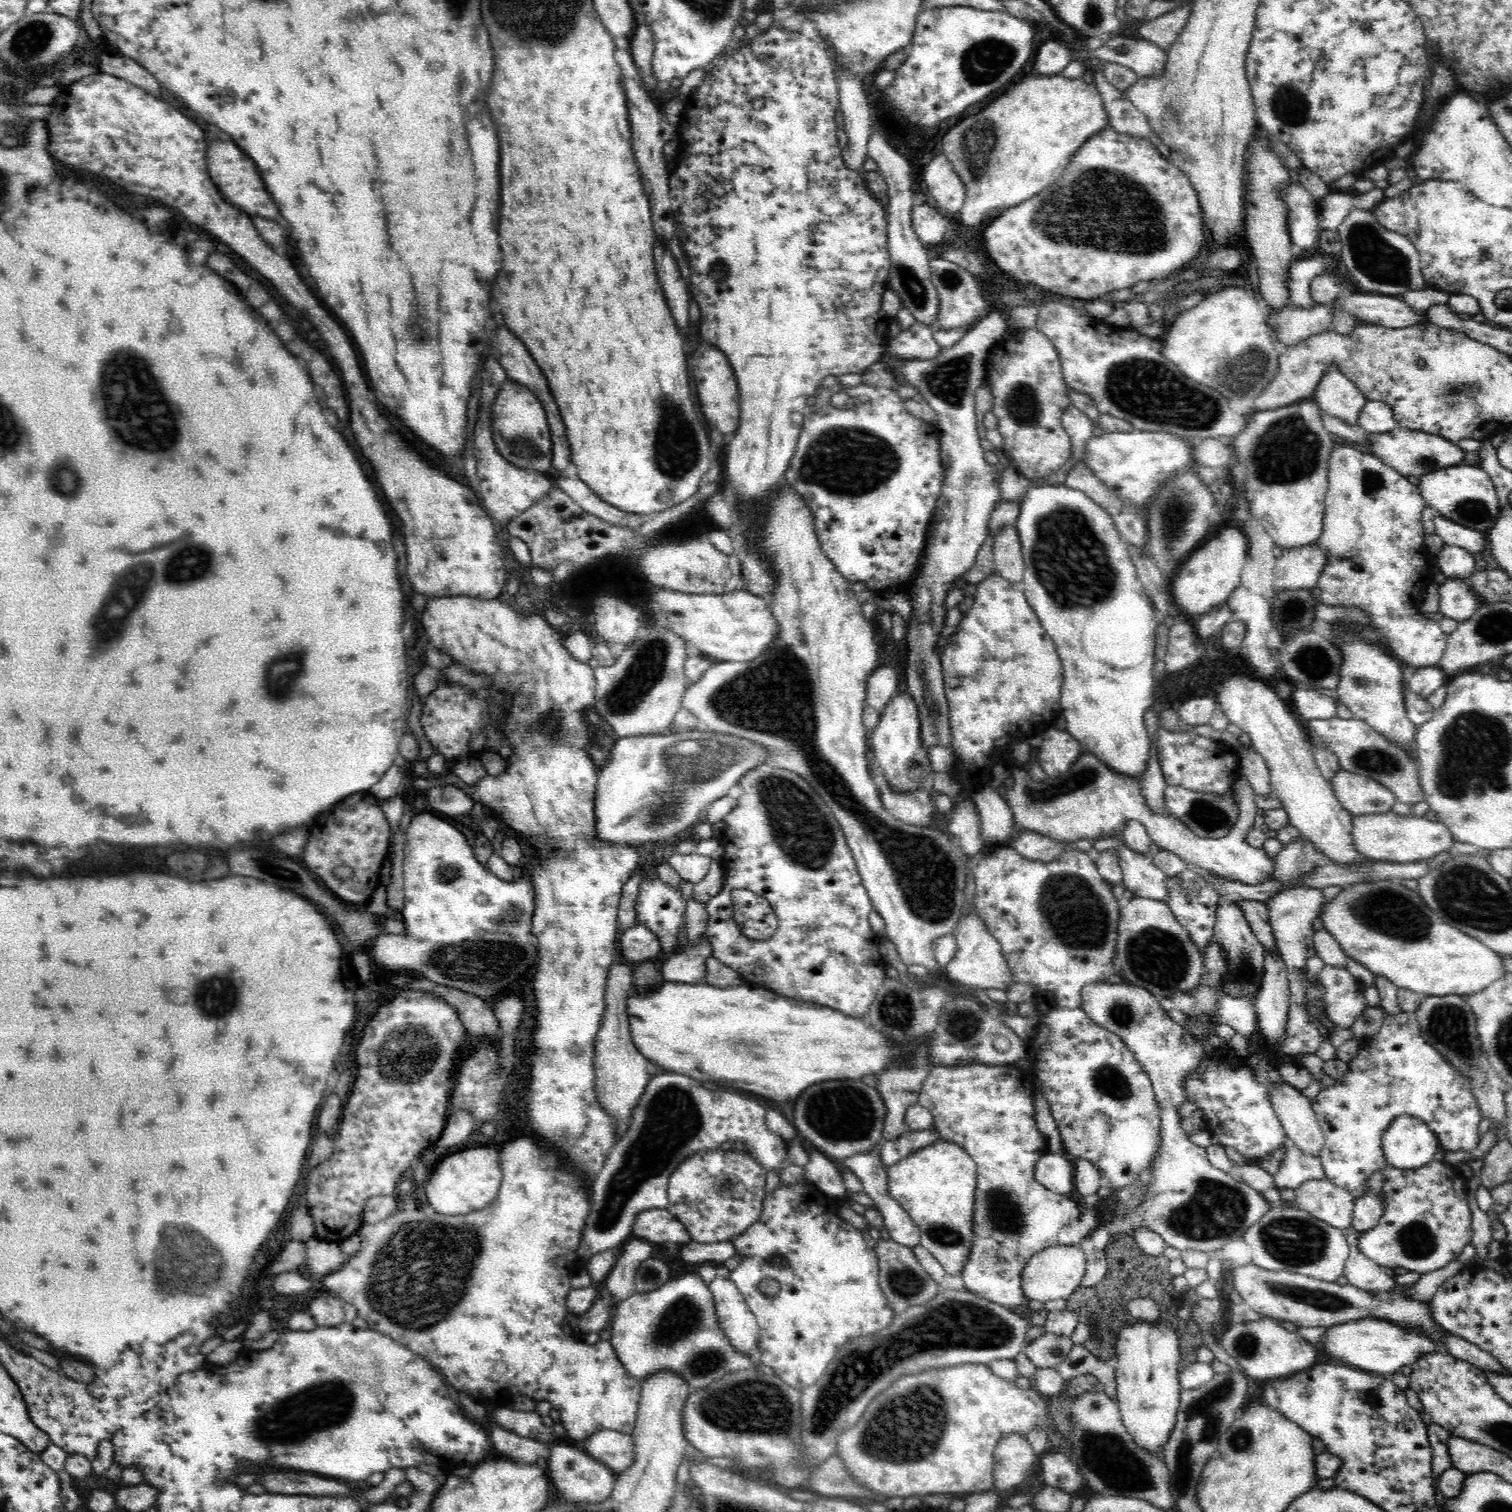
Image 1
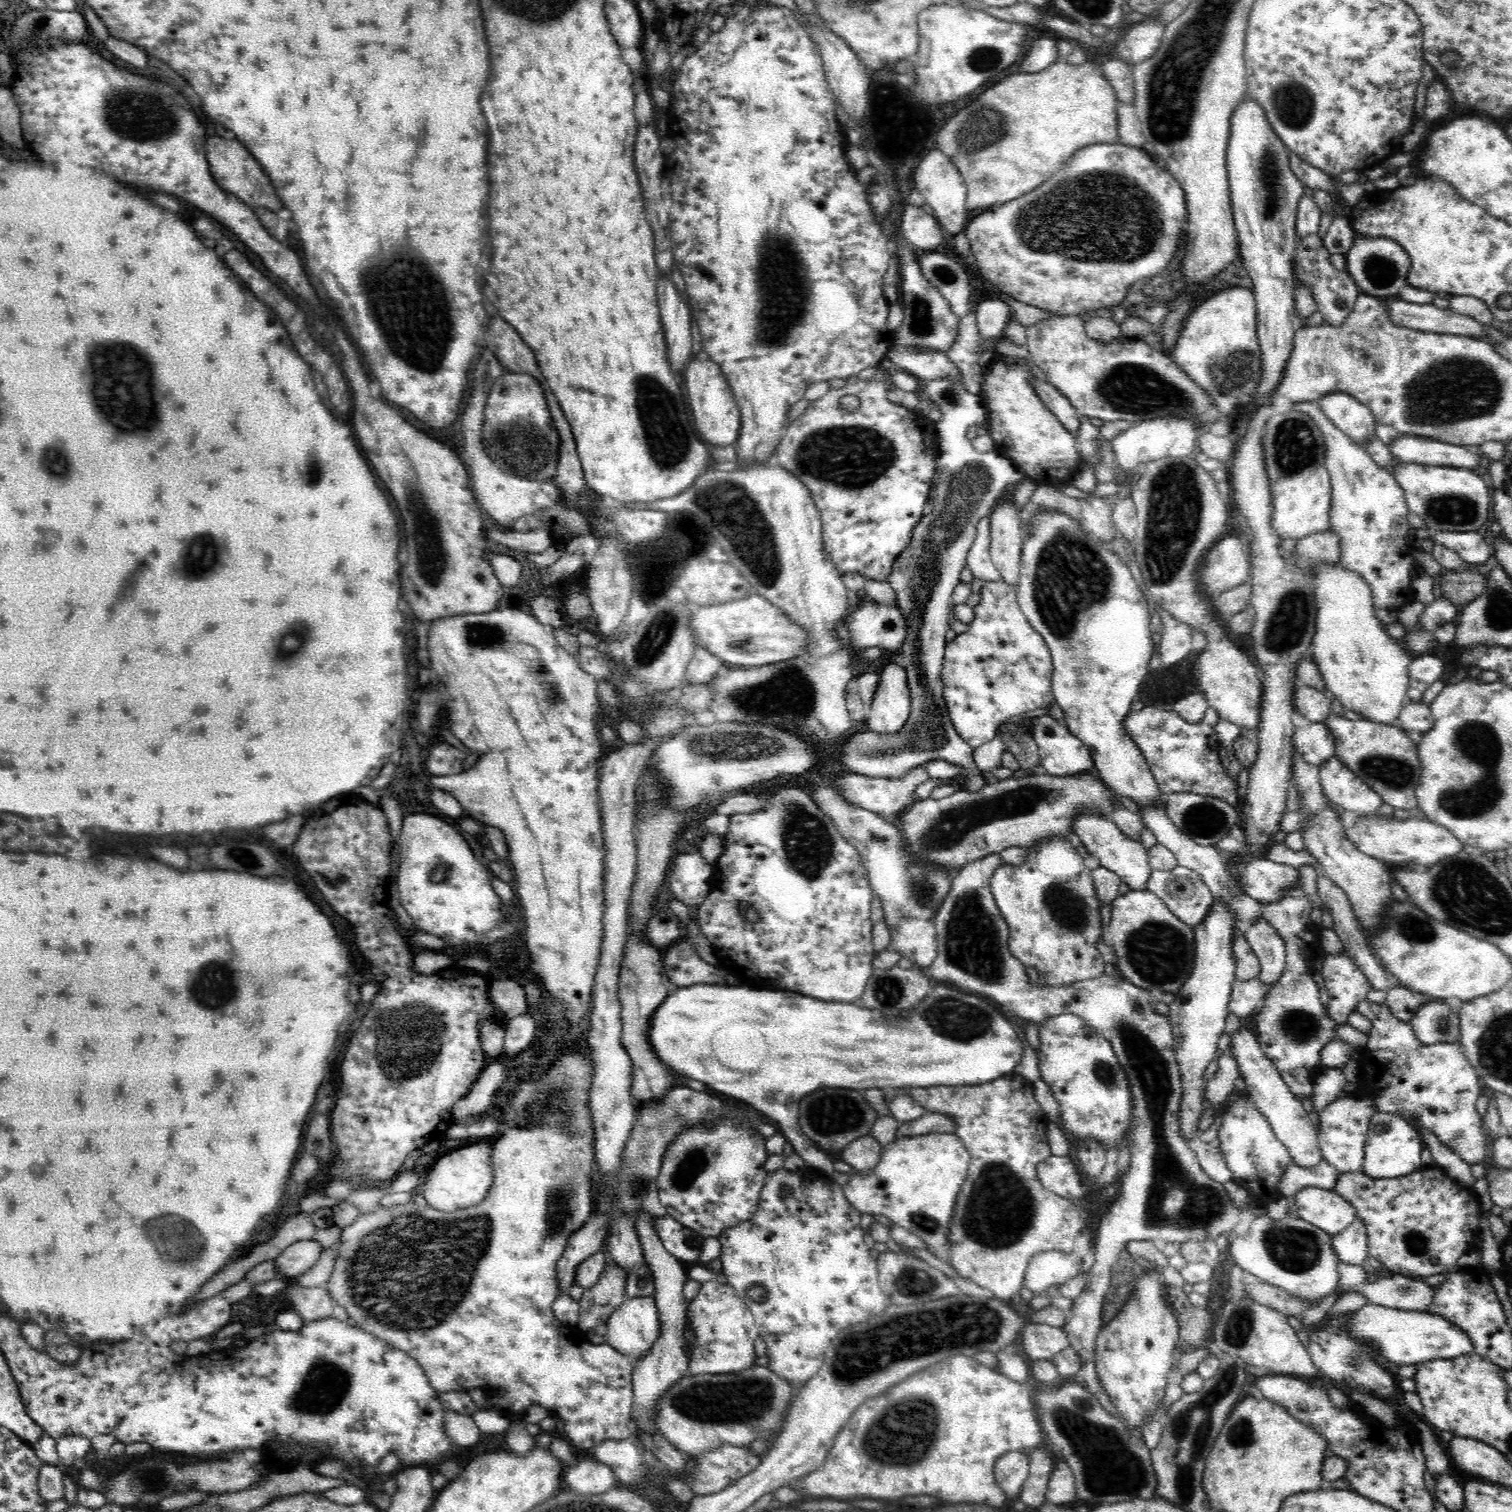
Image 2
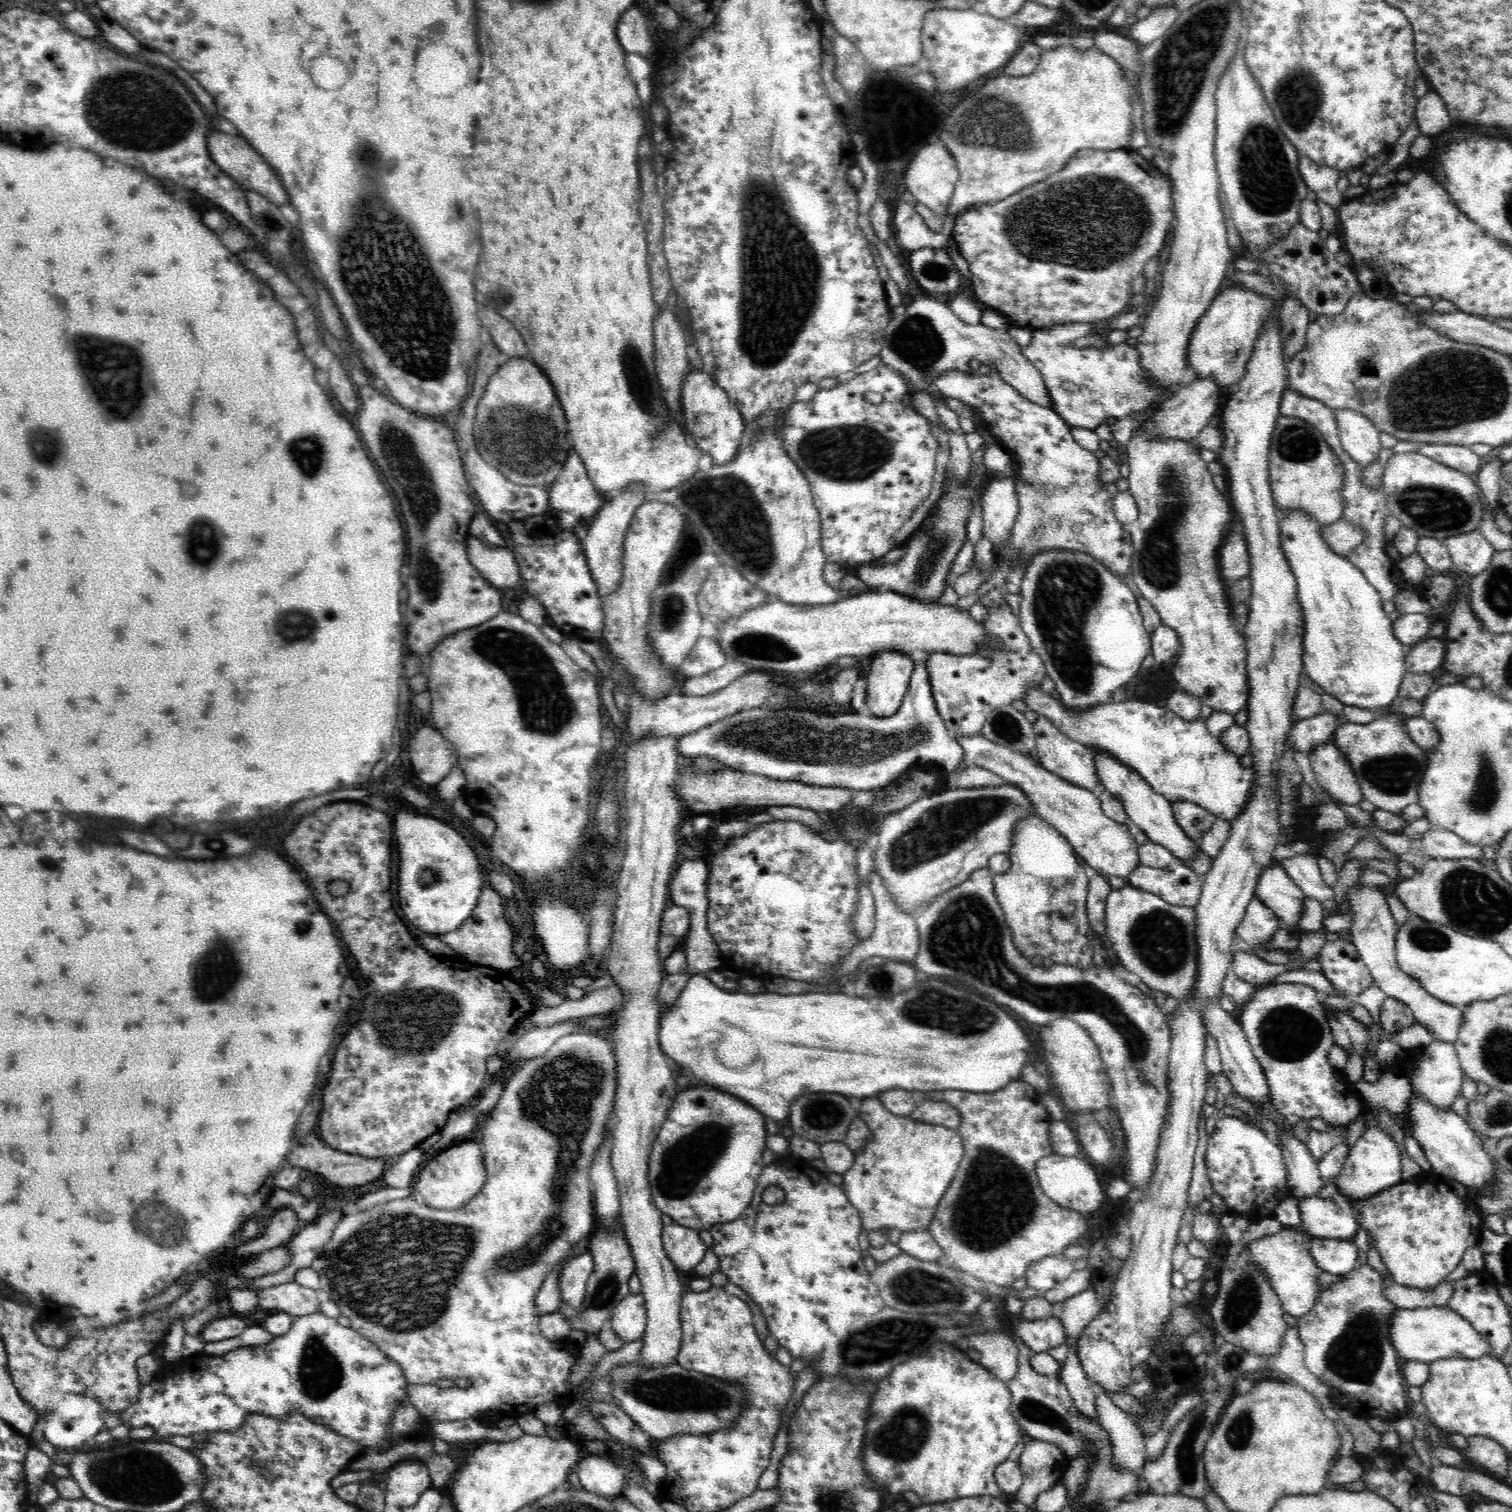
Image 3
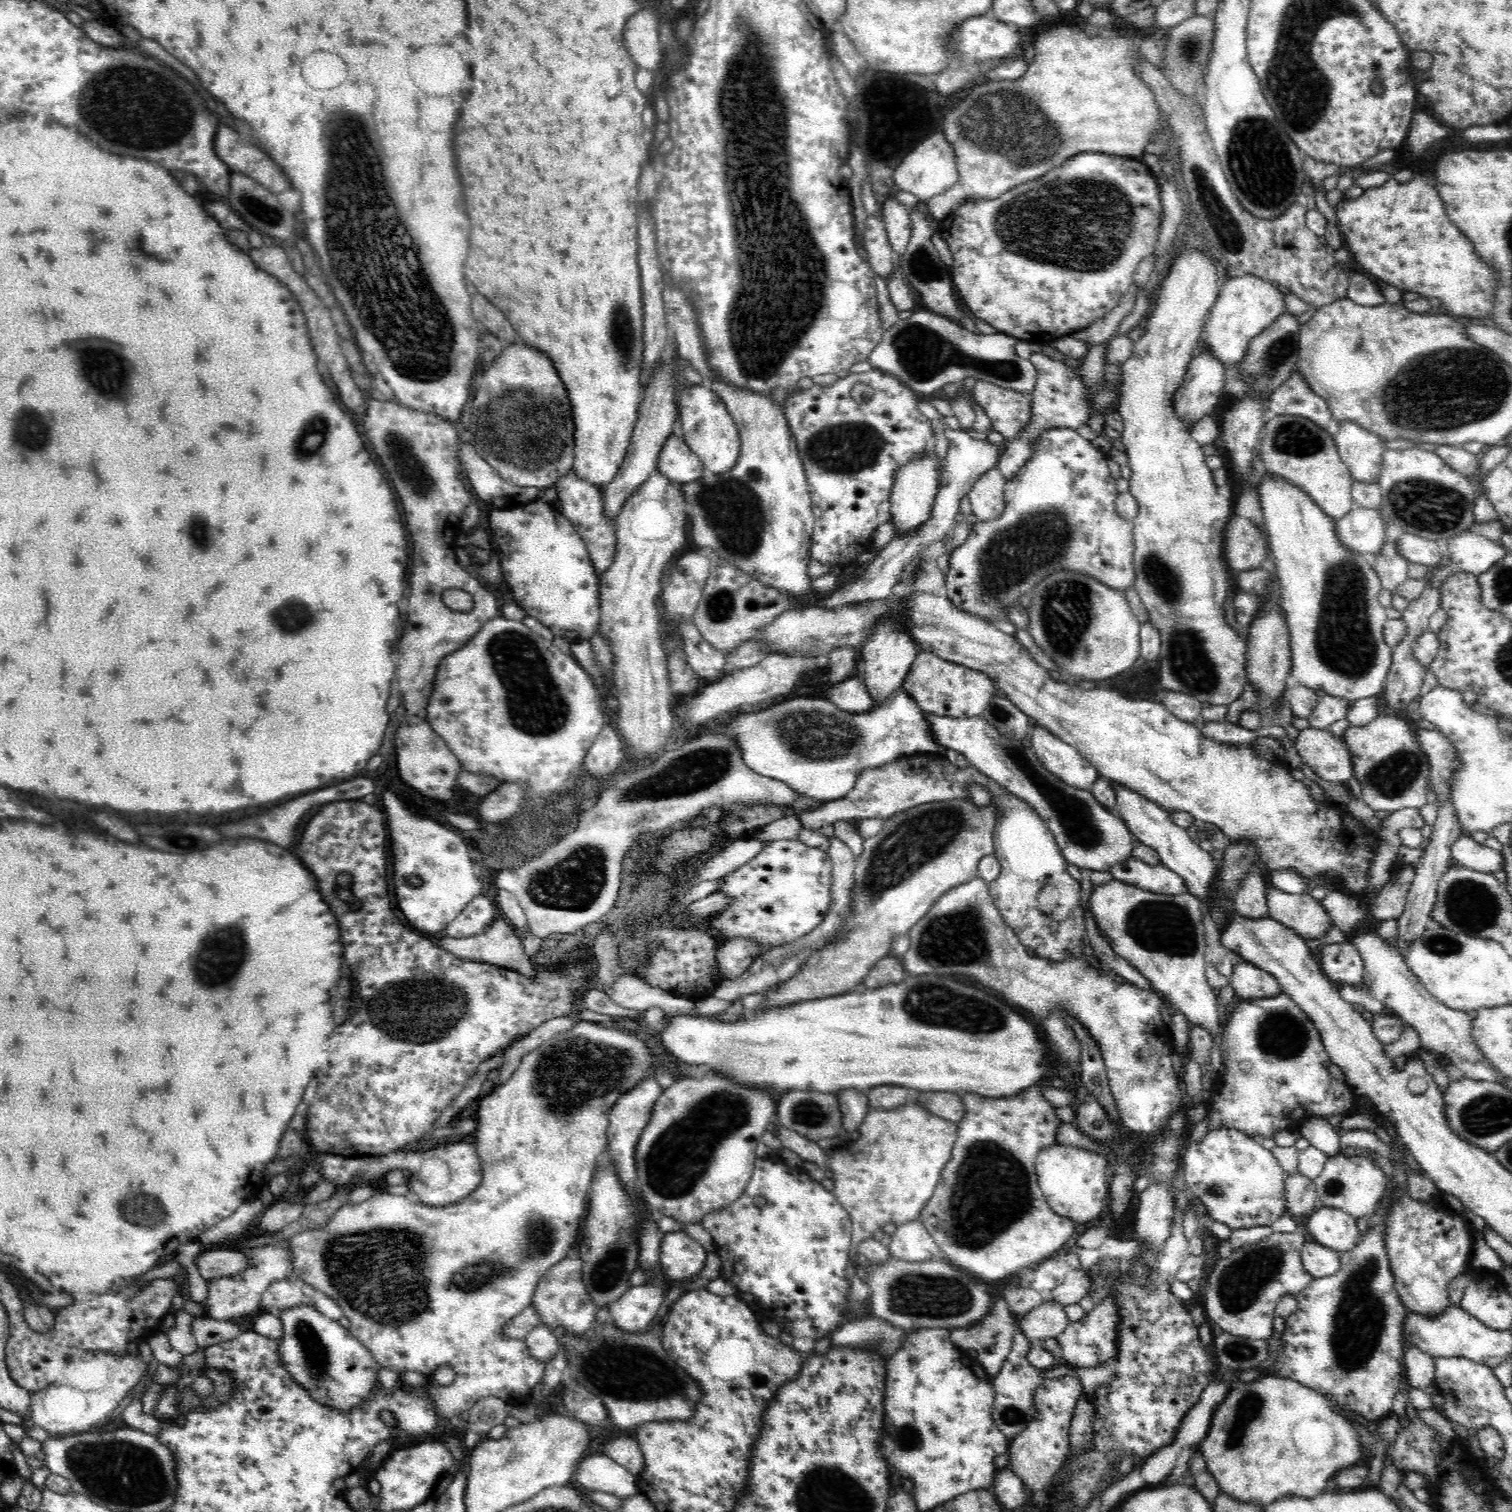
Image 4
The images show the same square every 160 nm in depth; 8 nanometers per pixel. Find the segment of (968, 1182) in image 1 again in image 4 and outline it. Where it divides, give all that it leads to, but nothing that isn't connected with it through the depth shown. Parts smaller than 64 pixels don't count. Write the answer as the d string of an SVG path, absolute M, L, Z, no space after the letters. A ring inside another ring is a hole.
M909 1099L904 1107L895 1110L883 1110L869 1108L864 1123L860 1126L860 1138L849 1140L841 1147L836 1148L832 1154L827 1154L817 1142L808 1140L788 1128L778 1128L778 1138L782 1142L782 1148L794 1151L807 1165L820 1166L823 1170L832 1170L834 1176L833 1193L838 1202L850 1213L852 1219L852 1243L848 1255L848 1265L859 1262L858 1246L872 1237L874 1232L882 1230L884 1224L893 1222L896 1226L920 1219L922 1208L928 1204L928 1200L934 1194L934 1188L938 1186L946 1164L952 1159L952 1146L957 1138L958 1126L950 1120L944 1120L918 1102Z

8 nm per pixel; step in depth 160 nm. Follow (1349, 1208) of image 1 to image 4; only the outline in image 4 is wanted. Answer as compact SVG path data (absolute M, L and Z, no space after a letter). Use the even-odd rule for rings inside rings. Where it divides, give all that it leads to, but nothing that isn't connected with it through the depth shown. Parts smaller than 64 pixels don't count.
M1316 1206L1305 1228L1311 1240L1339 1253L1354 1249L1361 1237L1353 1216L1327 1206Z

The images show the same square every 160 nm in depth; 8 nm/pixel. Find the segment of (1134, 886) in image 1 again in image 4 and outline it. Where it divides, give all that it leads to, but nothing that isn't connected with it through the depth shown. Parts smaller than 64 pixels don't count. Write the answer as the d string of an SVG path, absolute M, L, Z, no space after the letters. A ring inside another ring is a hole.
M924 712L924 715L930 721L930 729L934 733L934 739L940 745L946 747L951 754L961 753L968 760L969 766L976 767L982 774L990 777L1014 796L1025 800L1035 808L1035 811L1046 821L1046 827L1054 835L1054 839L1062 851L1062 858L1066 859L1068 864L1075 864L1080 870L1087 868L1088 871L1104 872L1133 857L1132 833L1125 820L1122 820L1115 811L1100 804L1090 791L1074 788L1052 774L1039 762L1030 747L1024 746L1020 740L998 732L998 729L992 726L983 717L983 714L972 716L972 718L936 716L929 712Z

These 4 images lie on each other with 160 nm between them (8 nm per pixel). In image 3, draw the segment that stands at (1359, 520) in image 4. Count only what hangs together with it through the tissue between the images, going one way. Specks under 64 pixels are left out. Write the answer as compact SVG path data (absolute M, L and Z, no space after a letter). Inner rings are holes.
M1343 518L1321 527L1321 535L1326 544L1338 555L1348 556L1367 537L1357 525Z

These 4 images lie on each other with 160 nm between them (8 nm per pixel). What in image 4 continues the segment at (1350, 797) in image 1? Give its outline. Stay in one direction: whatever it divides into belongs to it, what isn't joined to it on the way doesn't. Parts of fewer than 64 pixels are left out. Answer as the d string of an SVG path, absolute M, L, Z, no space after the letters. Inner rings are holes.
M1302 729L1294 743L1302 761L1322 780L1343 785L1354 776L1348 747L1329 729Z

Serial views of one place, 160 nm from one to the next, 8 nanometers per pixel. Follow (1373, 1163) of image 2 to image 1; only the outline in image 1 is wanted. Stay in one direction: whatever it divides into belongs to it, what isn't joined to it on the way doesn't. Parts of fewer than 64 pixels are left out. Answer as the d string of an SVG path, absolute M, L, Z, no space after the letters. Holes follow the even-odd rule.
M1398 1116L1384 1132L1384 1156L1390 1168L1414 1170L1429 1164L1441 1146L1437 1135L1420 1118Z

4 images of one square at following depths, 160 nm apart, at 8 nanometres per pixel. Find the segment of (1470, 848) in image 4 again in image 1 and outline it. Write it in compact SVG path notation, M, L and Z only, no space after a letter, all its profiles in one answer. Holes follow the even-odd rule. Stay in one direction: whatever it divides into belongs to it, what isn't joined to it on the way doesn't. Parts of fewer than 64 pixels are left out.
M1393 811L1354 816L1353 845L1362 855L1376 861L1419 861L1434 858L1444 851L1453 851L1455 838L1440 821L1430 821L1415 814L1400 815Z

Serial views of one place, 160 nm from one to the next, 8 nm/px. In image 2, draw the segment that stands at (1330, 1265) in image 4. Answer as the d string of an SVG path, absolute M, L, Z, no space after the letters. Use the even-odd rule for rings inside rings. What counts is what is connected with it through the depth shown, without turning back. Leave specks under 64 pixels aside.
M1354 1217L1352 1224L1333 1237L1333 1248L1338 1259L1344 1263L1362 1265L1369 1256L1367 1228L1360 1217Z

